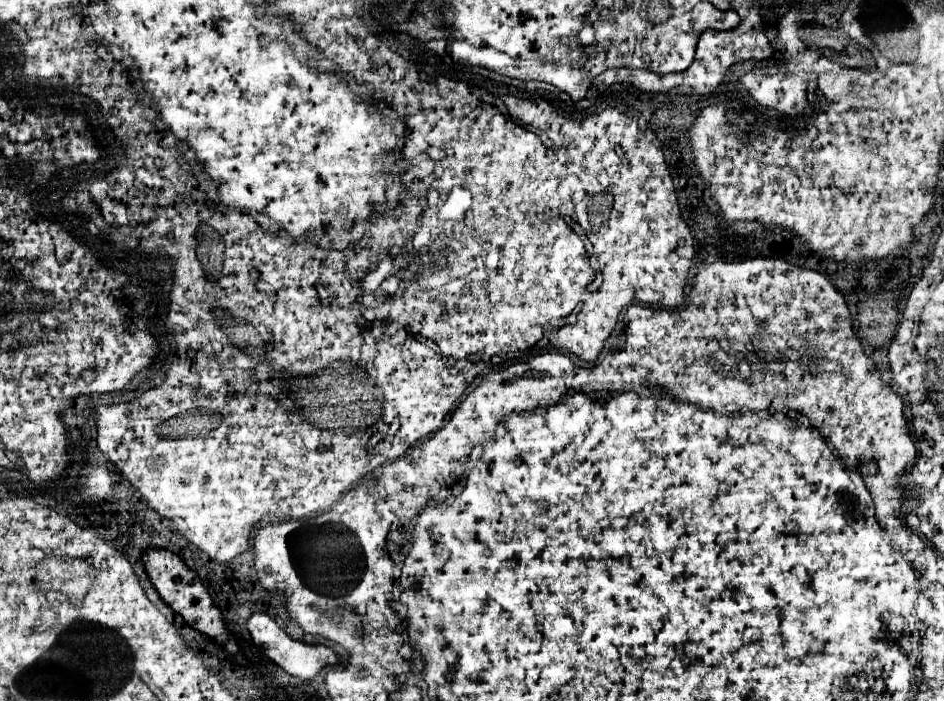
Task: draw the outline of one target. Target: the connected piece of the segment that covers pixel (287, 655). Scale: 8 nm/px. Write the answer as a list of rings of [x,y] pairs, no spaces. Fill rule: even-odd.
[[[255,613],[249,623],[247,623],[247,629],[253,637],[253,643],[275,663],[279,665],[281,669],[285,669],[289,675],[293,677],[299,677],[299,679],[315,679],[325,667],[331,667],[331,665],[337,665],[339,663],[339,657],[335,655],[333,649],[325,647],[325,645],[307,645],[307,643],[301,643],[301,641],[295,641],[291,639],[269,615],[263,615],[263,613]]]

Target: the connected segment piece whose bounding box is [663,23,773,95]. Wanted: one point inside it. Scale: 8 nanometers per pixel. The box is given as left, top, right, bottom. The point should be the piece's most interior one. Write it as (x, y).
(717, 51)

